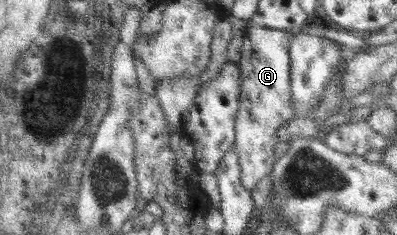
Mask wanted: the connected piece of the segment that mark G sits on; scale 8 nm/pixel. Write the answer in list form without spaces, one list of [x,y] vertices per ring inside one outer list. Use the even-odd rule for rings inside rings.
[[[251,26],[242,40],[241,57],[236,64],[241,72],[239,110],[235,120],[235,152],[241,169],[240,178],[246,190],[252,190],[263,178],[271,174],[274,167],[276,131],[287,120],[296,117],[293,104],[289,101],[290,59],[289,44],[292,35],[277,28]]]

